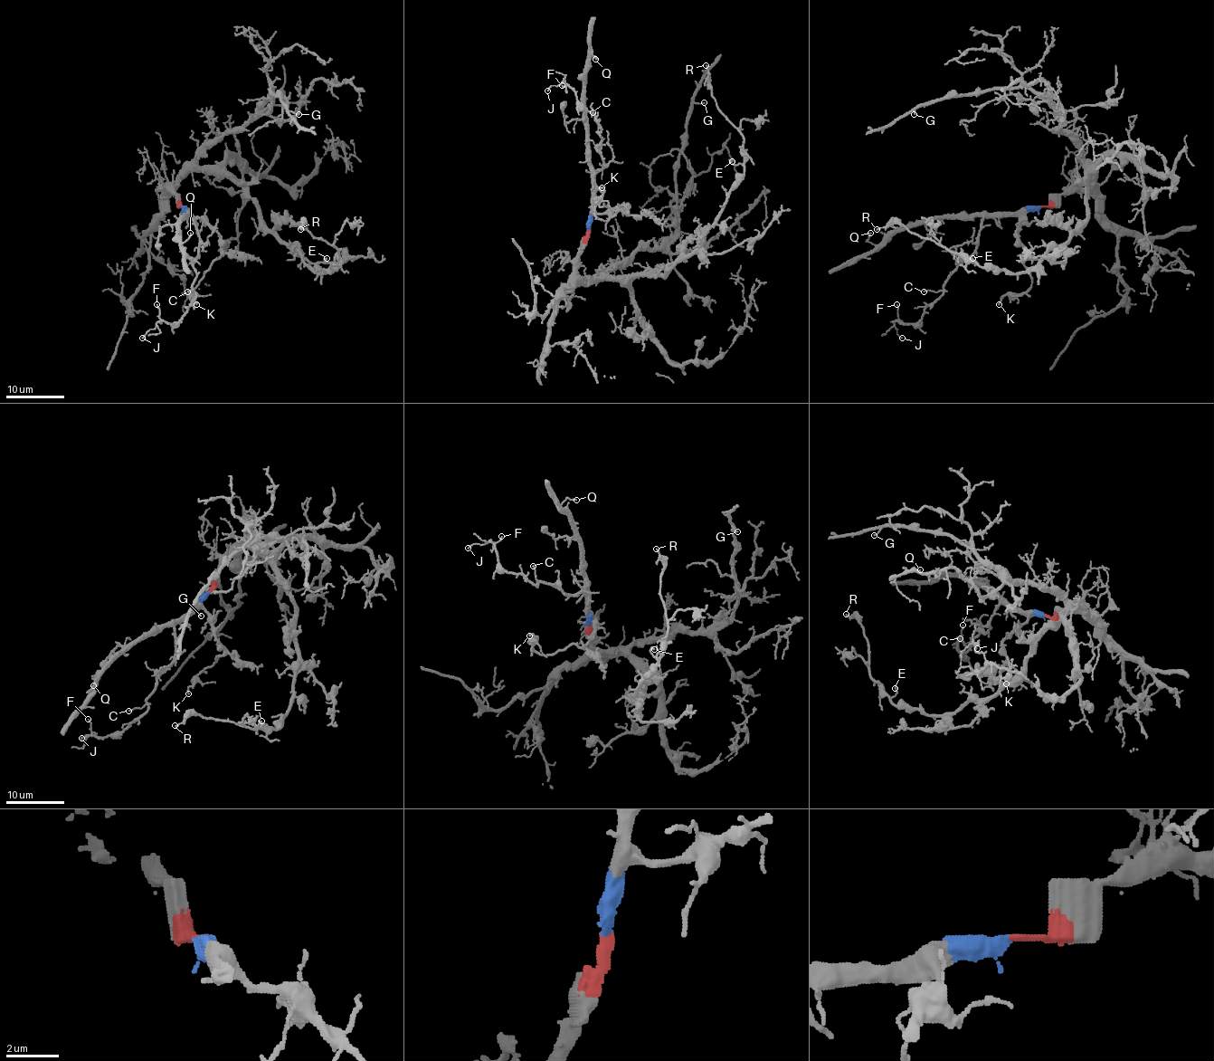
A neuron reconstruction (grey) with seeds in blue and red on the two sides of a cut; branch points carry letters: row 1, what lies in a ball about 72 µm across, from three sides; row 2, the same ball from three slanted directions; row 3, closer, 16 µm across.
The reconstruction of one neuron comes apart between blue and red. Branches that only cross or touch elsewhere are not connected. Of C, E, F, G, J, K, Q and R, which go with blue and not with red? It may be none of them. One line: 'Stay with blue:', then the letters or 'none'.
Stay with blue: C, F, J, K, Q

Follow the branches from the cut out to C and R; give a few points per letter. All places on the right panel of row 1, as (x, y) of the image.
C: (1040, 206), (1026, 206), (1014, 214), (989, 215), (981, 222), (977, 248), (961, 262), (942, 291), (923, 291)
R: (1040, 206), (1084, 187), (1088, 171), (1086, 216), (1061, 247), (1025, 272), (965, 262), (898, 224), (877, 229)

